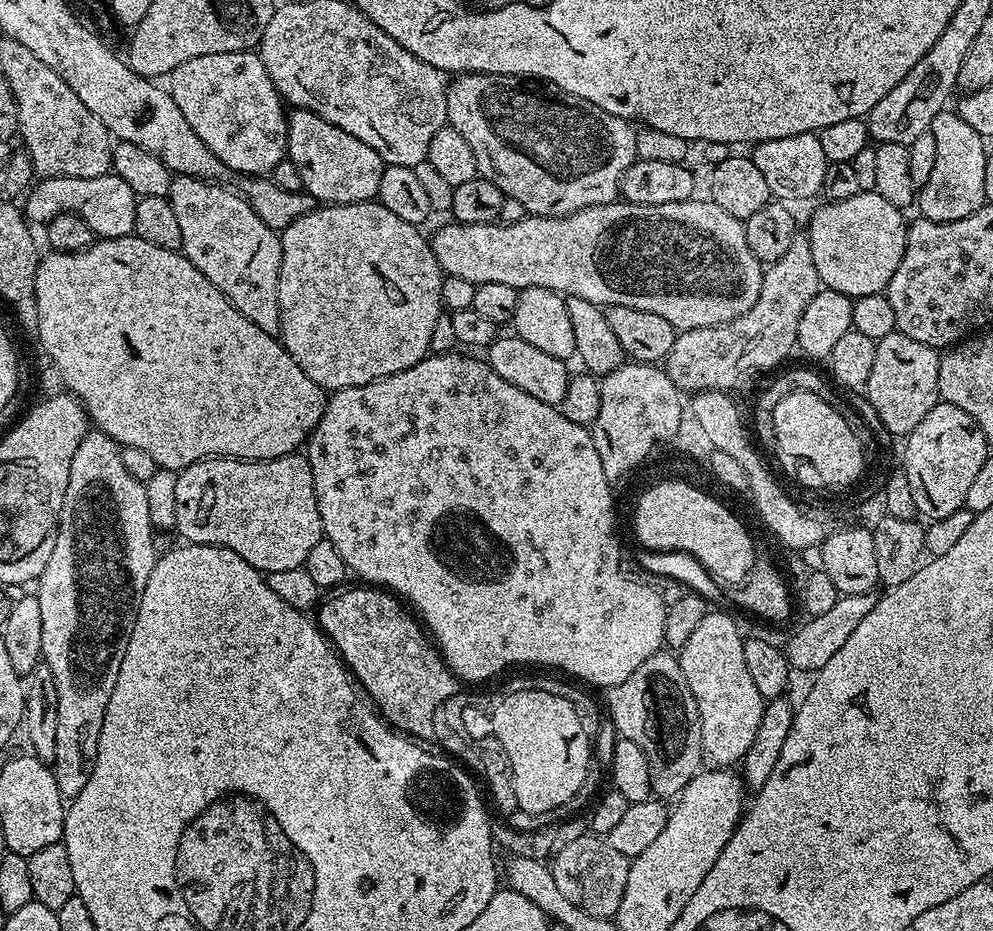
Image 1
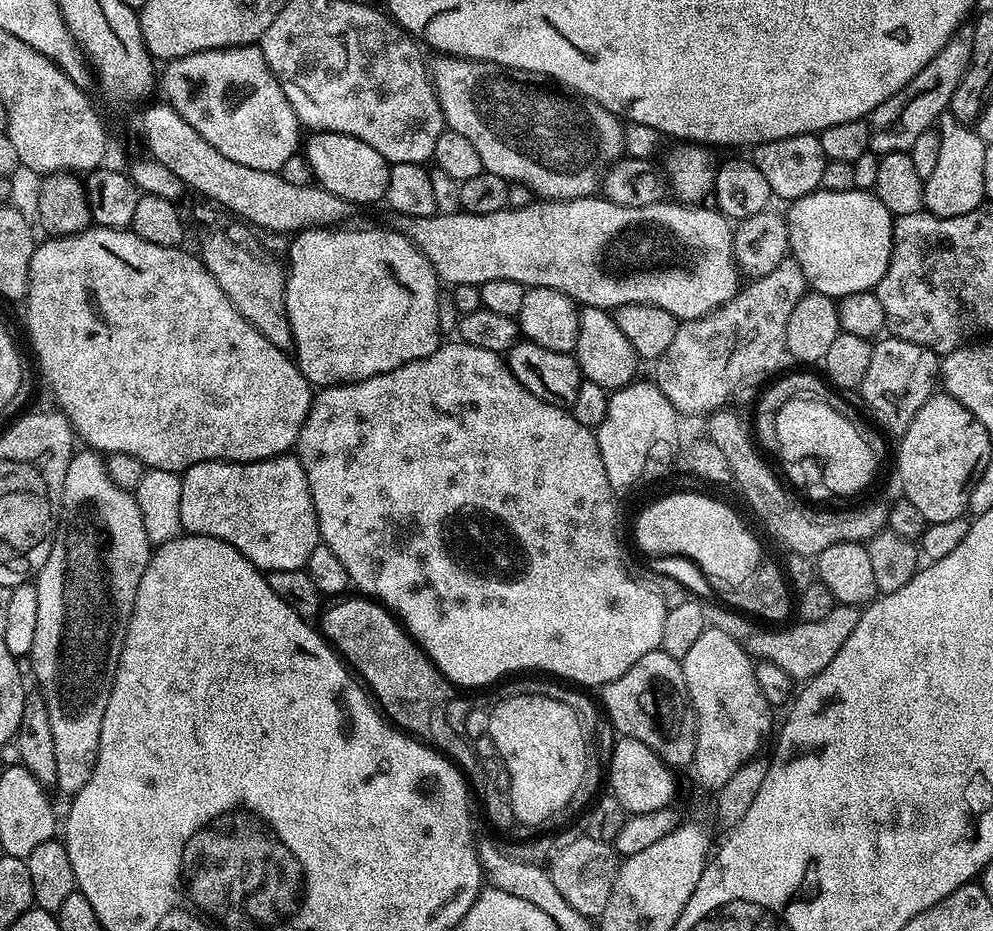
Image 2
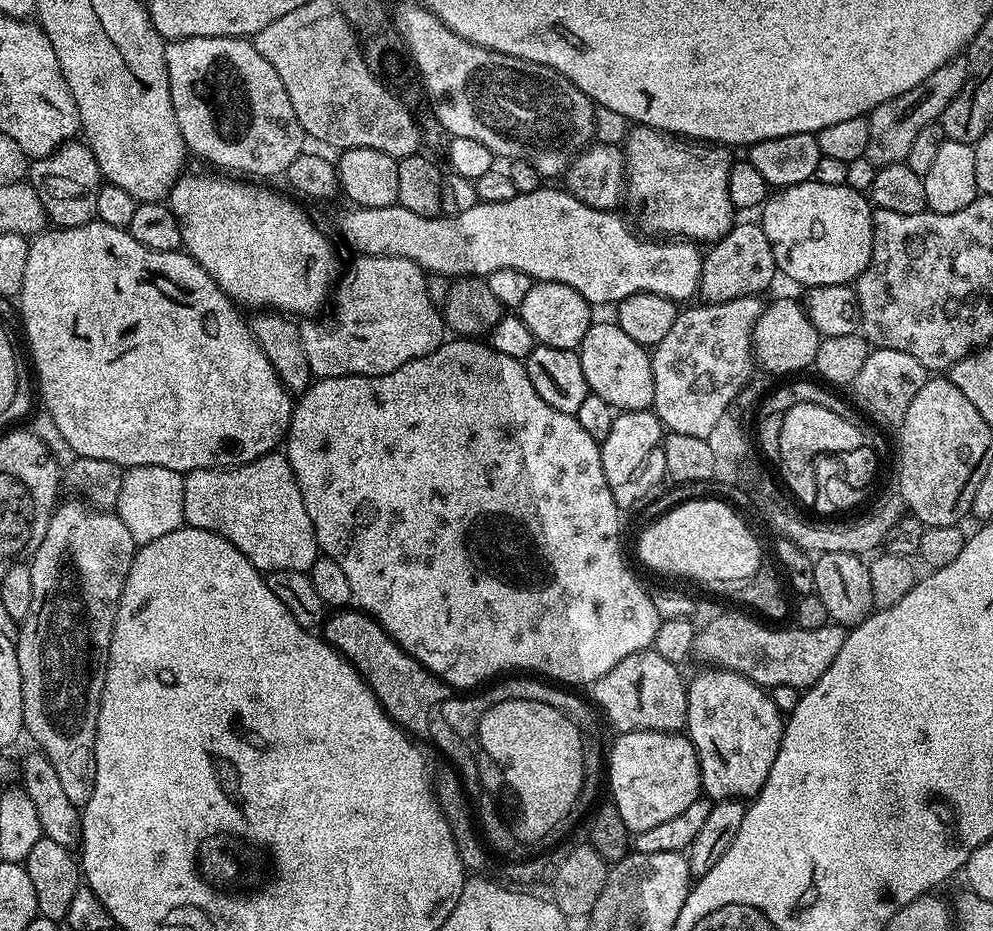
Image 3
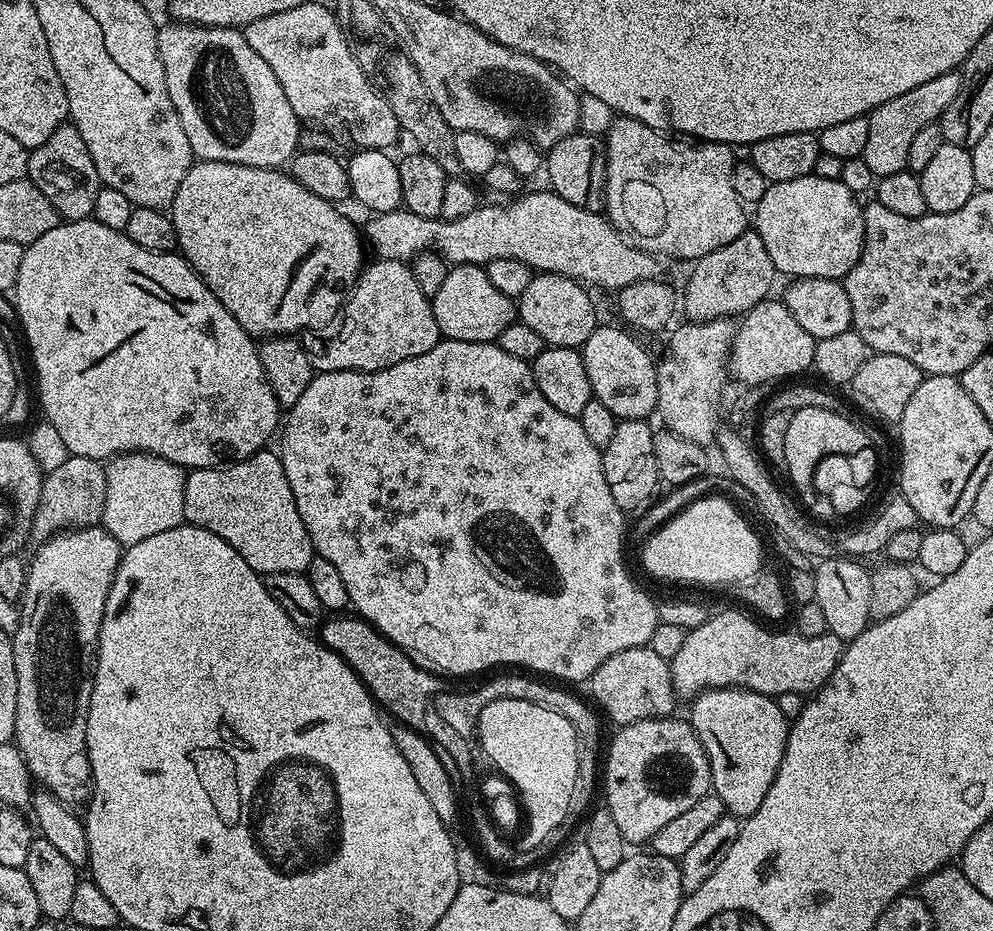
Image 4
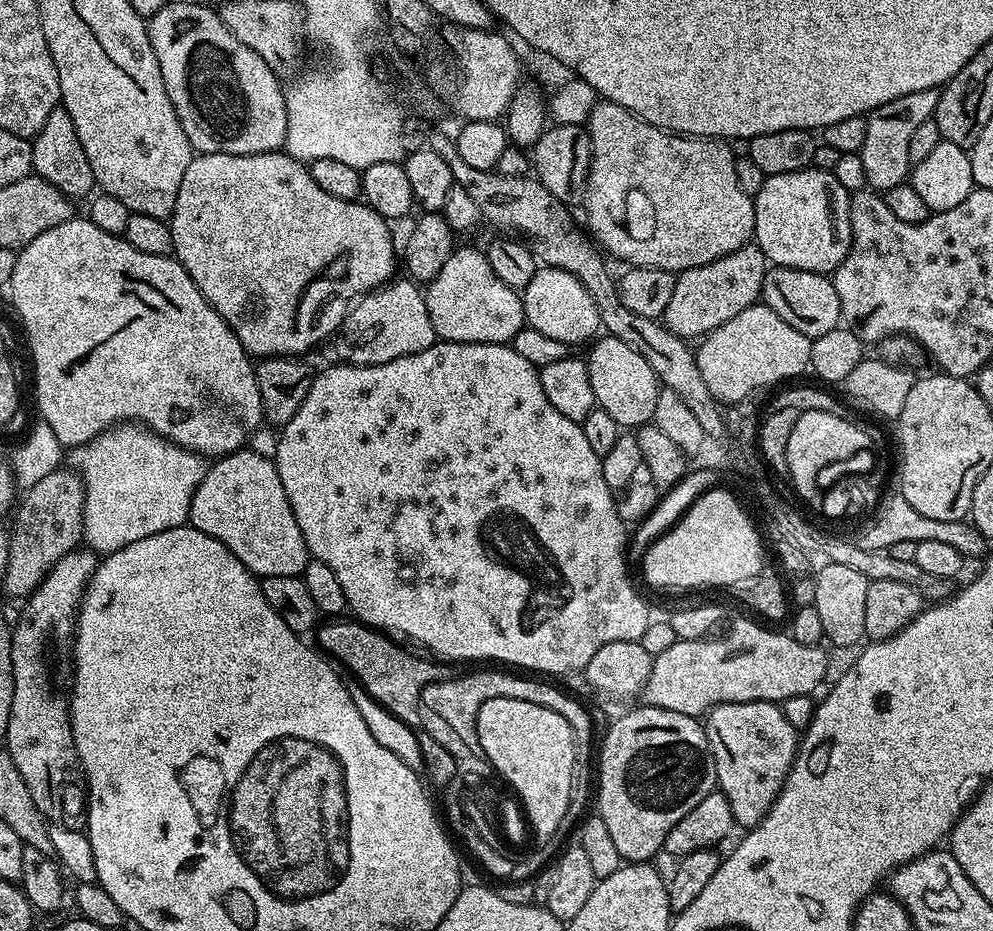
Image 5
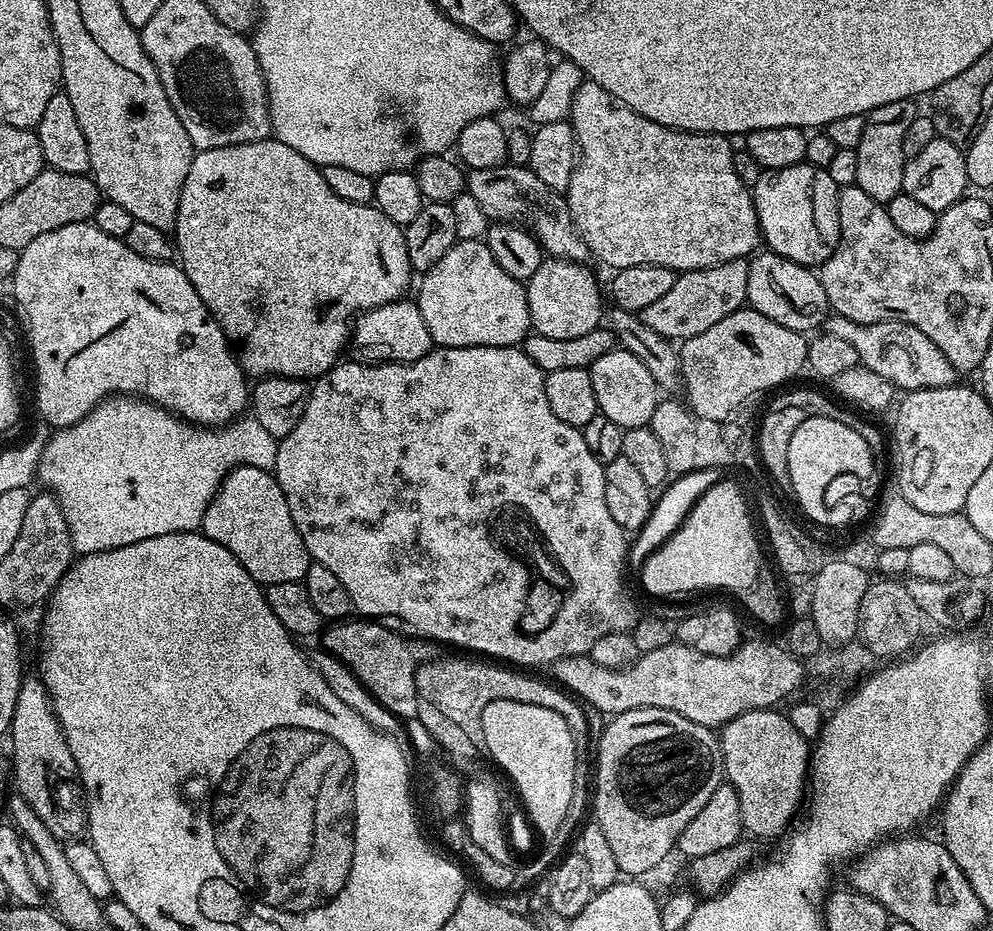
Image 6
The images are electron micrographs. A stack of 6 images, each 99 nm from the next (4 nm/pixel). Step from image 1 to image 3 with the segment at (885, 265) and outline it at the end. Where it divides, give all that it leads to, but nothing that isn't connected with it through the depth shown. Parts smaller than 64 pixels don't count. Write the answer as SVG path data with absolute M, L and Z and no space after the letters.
M813 178L798 186L773 191L762 205L758 223L766 238L770 238L777 273L781 277L789 276L794 283L805 284L805 289L811 290L835 284L852 284L865 272L874 246L873 211L873 205L865 193L847 184L826 186Z

